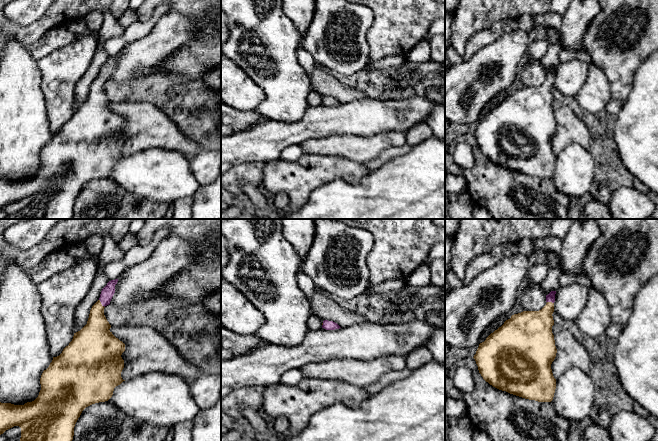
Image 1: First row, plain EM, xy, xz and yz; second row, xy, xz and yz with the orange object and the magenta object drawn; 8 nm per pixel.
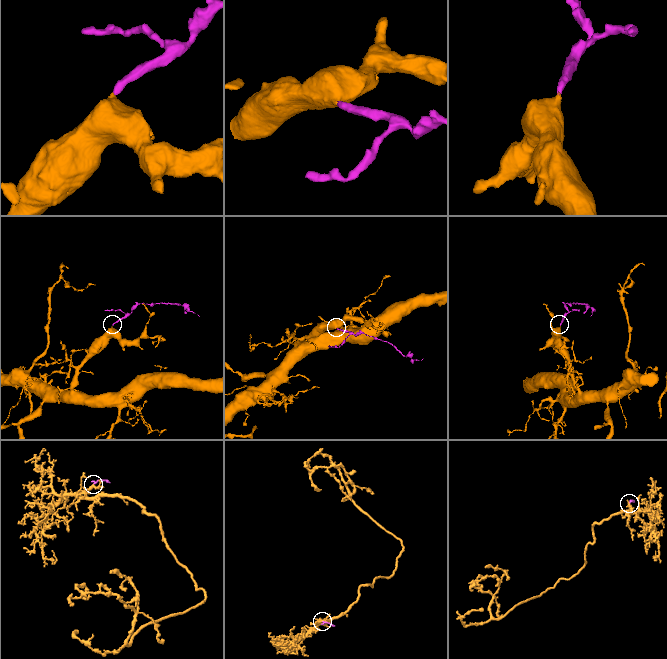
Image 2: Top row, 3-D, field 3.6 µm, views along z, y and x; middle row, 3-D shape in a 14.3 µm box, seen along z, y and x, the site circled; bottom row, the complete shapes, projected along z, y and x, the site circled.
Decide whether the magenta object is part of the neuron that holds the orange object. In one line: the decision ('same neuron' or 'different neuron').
same neuron

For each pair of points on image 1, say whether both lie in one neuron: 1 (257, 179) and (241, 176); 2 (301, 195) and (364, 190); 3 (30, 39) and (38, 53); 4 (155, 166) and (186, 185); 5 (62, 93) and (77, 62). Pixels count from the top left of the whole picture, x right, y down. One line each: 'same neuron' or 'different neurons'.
1: same neuron
2: different neurons
3: different neurons
4: same neuron
5: same neuron

